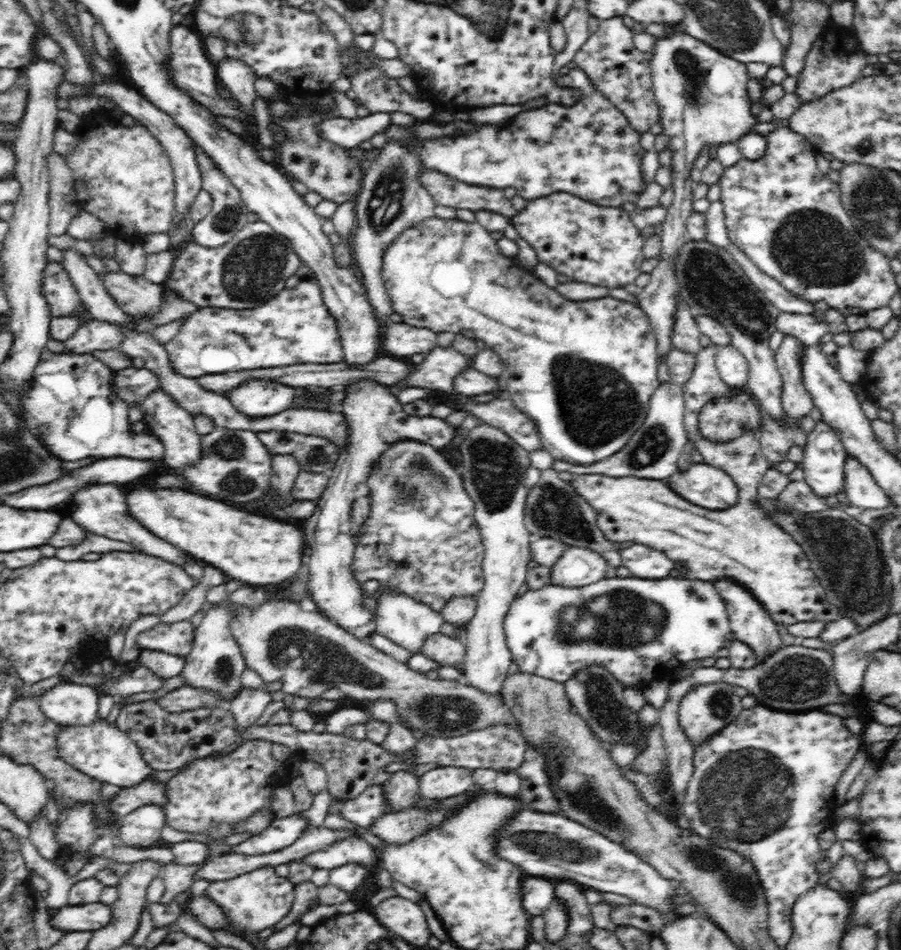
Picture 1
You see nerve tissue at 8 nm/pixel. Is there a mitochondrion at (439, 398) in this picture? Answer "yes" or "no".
no

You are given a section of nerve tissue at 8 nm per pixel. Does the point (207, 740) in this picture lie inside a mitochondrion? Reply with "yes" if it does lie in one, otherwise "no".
no

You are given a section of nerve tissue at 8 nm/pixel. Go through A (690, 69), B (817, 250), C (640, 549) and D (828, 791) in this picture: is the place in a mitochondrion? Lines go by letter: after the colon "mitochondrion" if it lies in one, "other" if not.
A: mitochondrion
B: mitochondrion
C: other
D: other

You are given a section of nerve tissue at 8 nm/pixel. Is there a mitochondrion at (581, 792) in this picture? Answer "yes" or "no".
yes

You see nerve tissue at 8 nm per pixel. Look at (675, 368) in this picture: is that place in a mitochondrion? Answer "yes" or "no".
no

